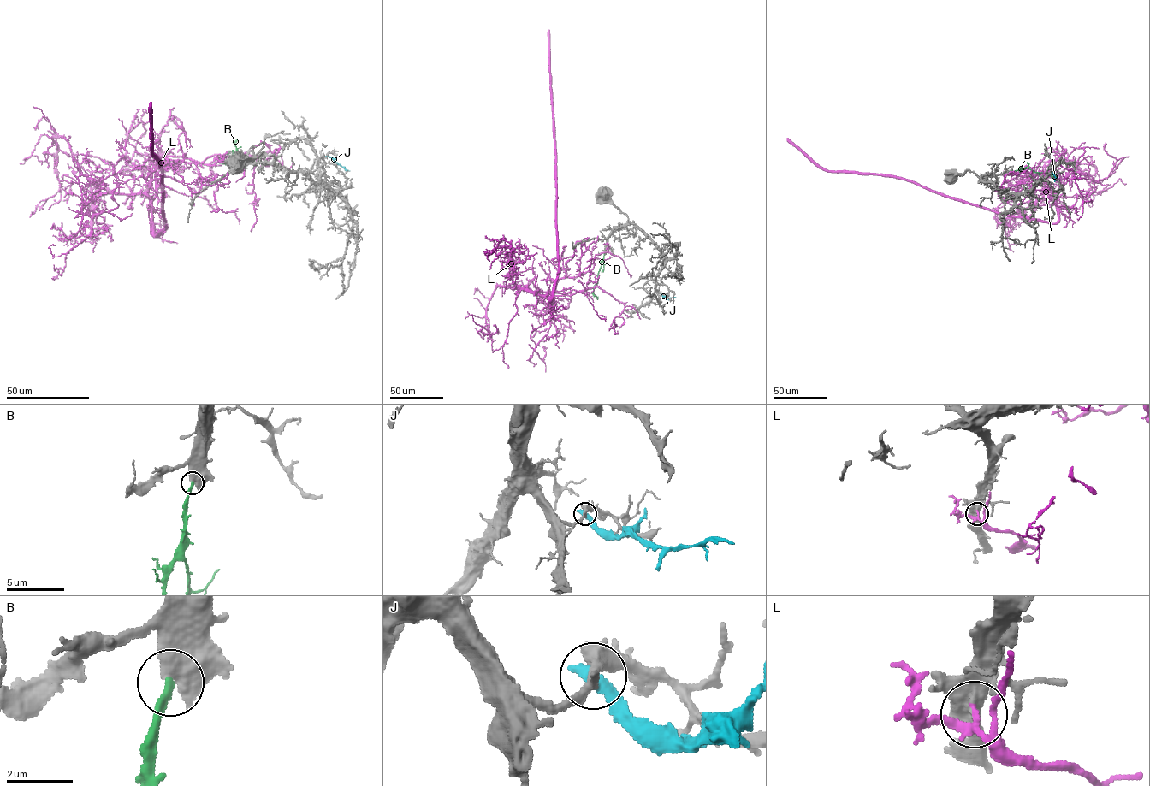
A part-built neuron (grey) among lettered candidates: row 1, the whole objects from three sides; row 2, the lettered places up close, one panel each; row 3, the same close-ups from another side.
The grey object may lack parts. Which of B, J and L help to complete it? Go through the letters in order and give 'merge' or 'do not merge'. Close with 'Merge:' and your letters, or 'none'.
B: do not merge
J: do not merge
L: do not merge
Merge: none

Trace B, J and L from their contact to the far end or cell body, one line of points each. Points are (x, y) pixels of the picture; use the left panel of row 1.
B: (237, 153), (229, 150), (228, 156), (221, 156), (221, 163), (226, 164), (227, 161)
J: (327, 156), (349, 171)
L: (227, 174), (208, 181), (193, 162), (158, 154), (154, 236), (166, 225), (163, 174), (152, 155), (151, 102)

